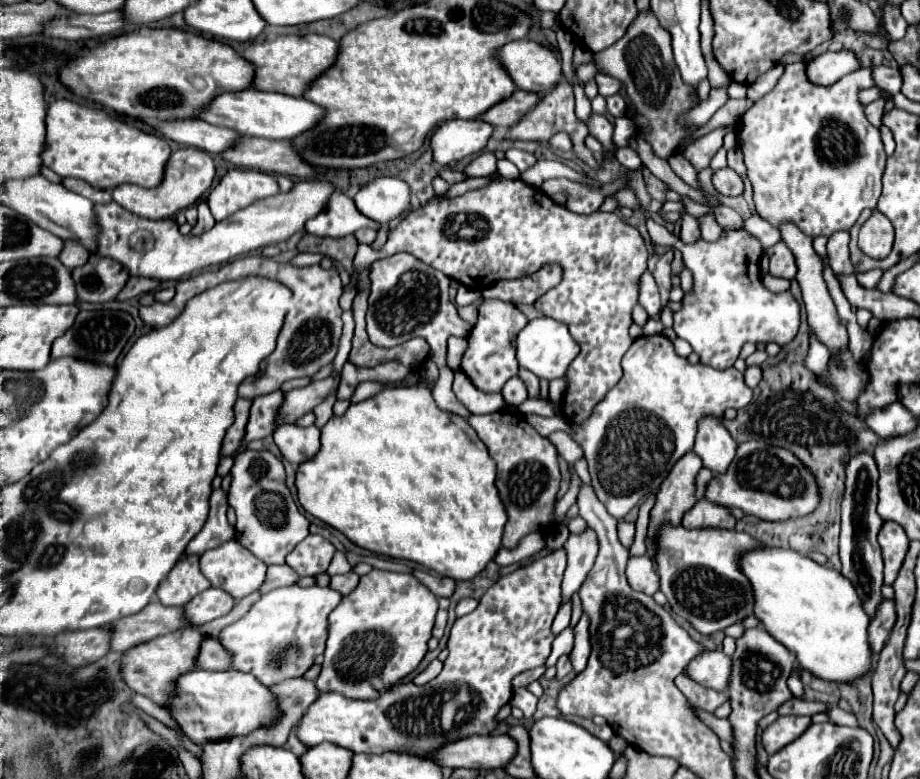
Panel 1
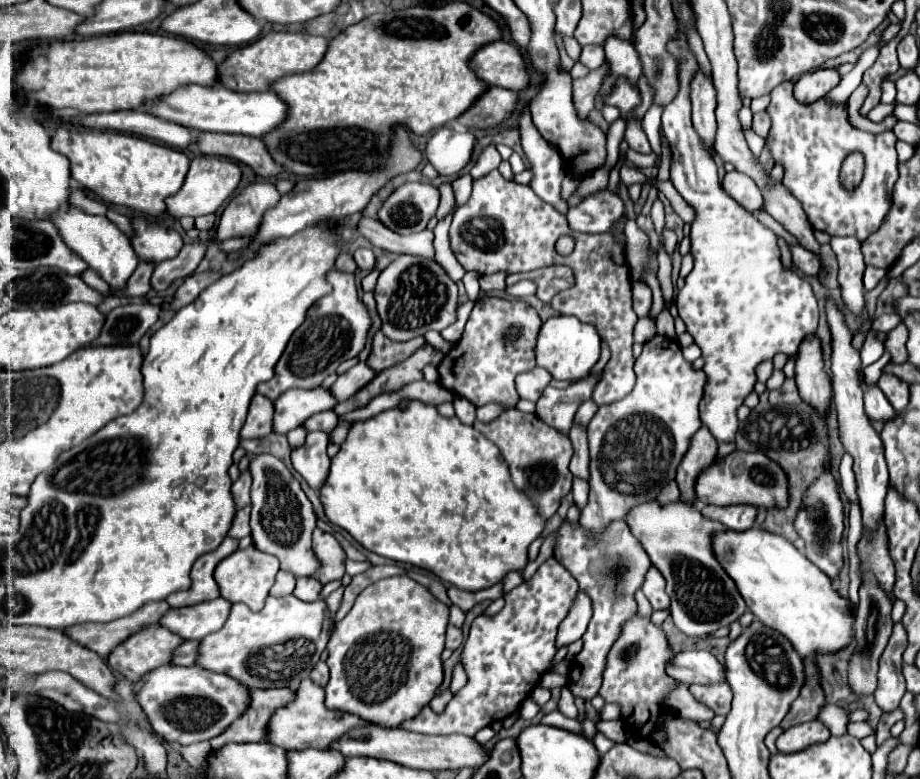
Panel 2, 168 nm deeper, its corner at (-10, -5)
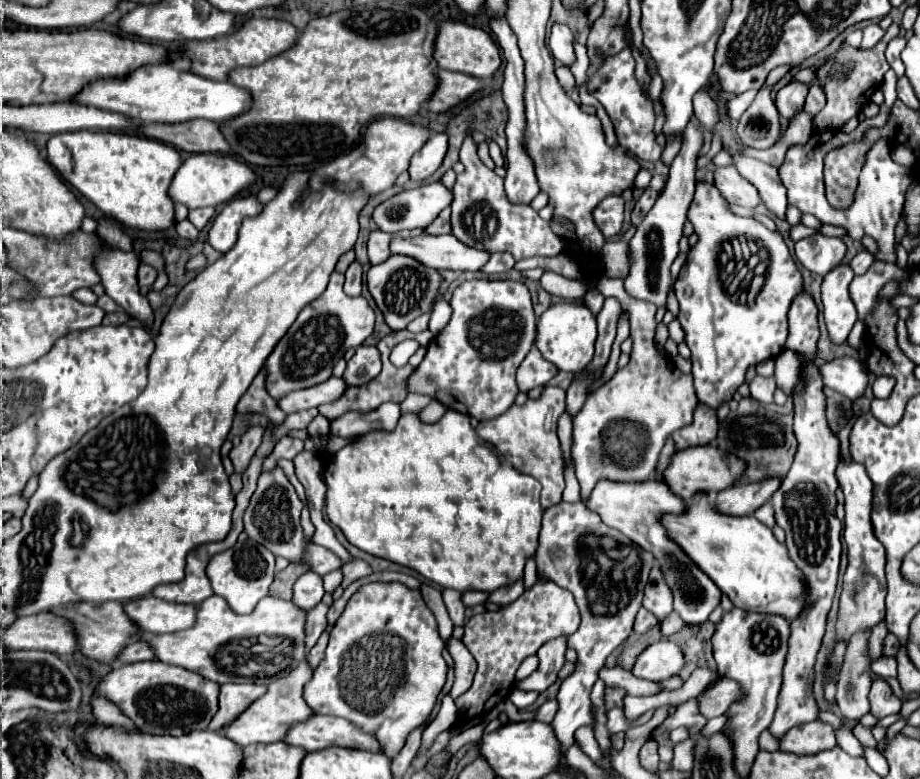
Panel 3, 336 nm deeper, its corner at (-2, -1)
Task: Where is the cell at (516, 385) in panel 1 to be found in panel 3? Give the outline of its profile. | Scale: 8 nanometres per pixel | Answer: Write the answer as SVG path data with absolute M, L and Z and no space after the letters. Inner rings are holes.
M532 345L530 353L528 353L526 359L522 361L522 365L518 367L518 377L516 377L516 381L518 381L520 391L528 393L528 391L534 389L534 387L544 387L552 377L556 377L556 373L558 373L558 367L556 367L554 363L546 361L546 359L540 355L538 347Z

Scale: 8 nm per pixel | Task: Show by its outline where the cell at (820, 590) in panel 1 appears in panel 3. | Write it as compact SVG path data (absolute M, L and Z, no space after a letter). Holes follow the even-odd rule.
M698 491L688 503L684 513L680 515L662 515L660 523L666 527L668 537L704 571L716 587L730 597L734 607L744 611L756 611L756 613L774 613L782 615L786 619L796 619L798 611L804 607L804 595L806 585L802 583L802 573L798 573L798 567L794 567L792 559L788 557L788 551L782 543L776 541L772 535L772 529L768 529L764 523L760 523L756 517L734 517L724 515L714 507L714 501L708 493Z

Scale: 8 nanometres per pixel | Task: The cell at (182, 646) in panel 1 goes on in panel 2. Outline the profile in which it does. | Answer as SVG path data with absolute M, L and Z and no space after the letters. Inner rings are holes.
M146 627L146 631L132 635L122 647L116 647L108 657L108 665L132 683L138 683L150 671L170 665L176 647L182 643L182 637L166 627Z

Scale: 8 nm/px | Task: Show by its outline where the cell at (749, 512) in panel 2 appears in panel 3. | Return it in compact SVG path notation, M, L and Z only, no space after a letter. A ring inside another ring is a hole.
M766 477L758 483L728 487L726 491L720 491L716 495L716 507L722 513L730 515L752 515L774 495L774 491L778 491L778 487L780 487L778 477Z

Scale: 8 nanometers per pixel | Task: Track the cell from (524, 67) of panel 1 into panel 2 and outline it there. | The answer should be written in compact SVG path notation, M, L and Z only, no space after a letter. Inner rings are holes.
M498 41L482 47L470 63L476 75L488 85L524 91L530 85L530 73L520 47L514 43Z

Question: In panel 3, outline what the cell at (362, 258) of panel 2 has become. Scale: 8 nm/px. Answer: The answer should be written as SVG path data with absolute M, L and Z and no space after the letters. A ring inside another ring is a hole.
M354 261L346 271L346 283L344 283L346 295L360 295L362 291L362 267L358 261Z

